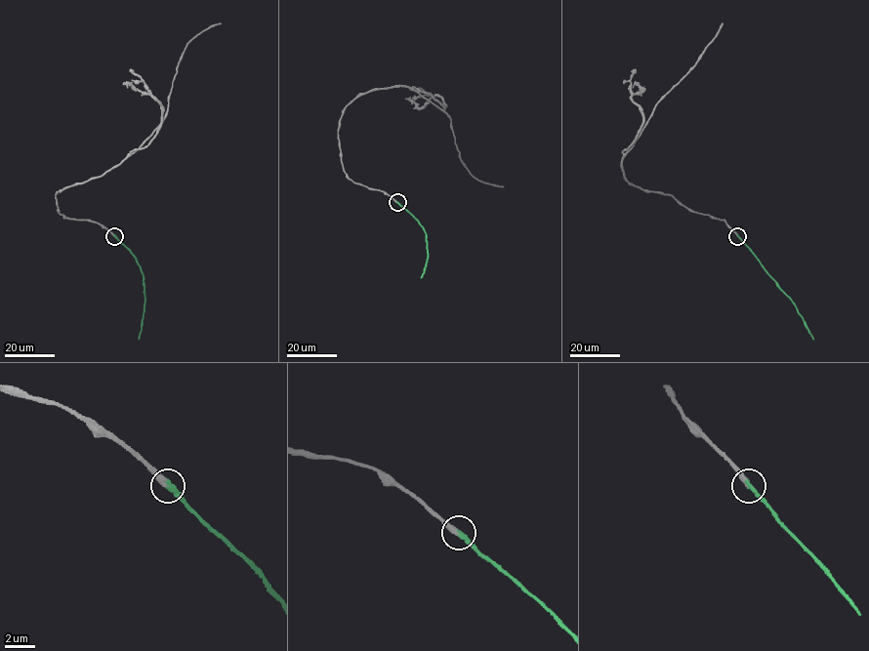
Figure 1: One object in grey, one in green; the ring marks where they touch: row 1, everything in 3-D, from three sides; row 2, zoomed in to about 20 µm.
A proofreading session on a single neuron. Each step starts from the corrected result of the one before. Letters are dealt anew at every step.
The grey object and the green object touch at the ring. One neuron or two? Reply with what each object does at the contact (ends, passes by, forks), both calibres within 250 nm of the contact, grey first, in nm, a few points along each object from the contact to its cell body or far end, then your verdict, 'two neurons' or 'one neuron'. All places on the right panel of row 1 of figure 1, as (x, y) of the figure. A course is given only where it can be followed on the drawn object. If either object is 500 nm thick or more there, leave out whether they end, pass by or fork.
grey ends | green ends | 360/340 nm | grey via (737, 235), (724, 220), (690, 211), (672, 195), (632, 184), (621, 166), (654, 107), (693, 66), (723, 23) | green via (737, 235), (789, 298), (813, 339) | one neuron

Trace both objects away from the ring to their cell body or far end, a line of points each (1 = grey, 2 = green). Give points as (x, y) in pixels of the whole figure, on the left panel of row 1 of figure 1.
1: (114, 235), (97, 223), (62, 215), (55, 195), (102, 176), (134, 153), (163, 119), (186, 45), (221, 23)
2: (114, 235), (135, 258), (143, 275), (144, 305), (139, 339)

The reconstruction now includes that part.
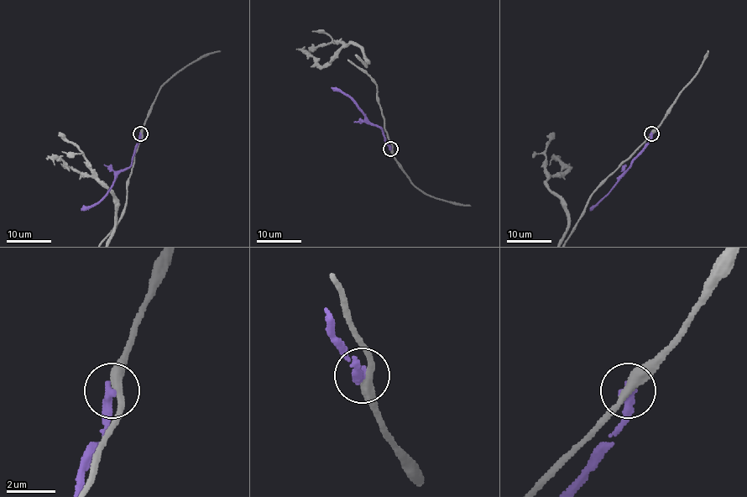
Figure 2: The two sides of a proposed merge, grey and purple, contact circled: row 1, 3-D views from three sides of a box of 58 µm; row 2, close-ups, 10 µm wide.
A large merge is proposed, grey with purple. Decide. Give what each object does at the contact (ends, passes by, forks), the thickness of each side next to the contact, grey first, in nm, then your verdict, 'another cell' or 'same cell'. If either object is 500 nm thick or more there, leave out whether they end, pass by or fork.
grey passes by | purple ends | 360/400 nm | another cell

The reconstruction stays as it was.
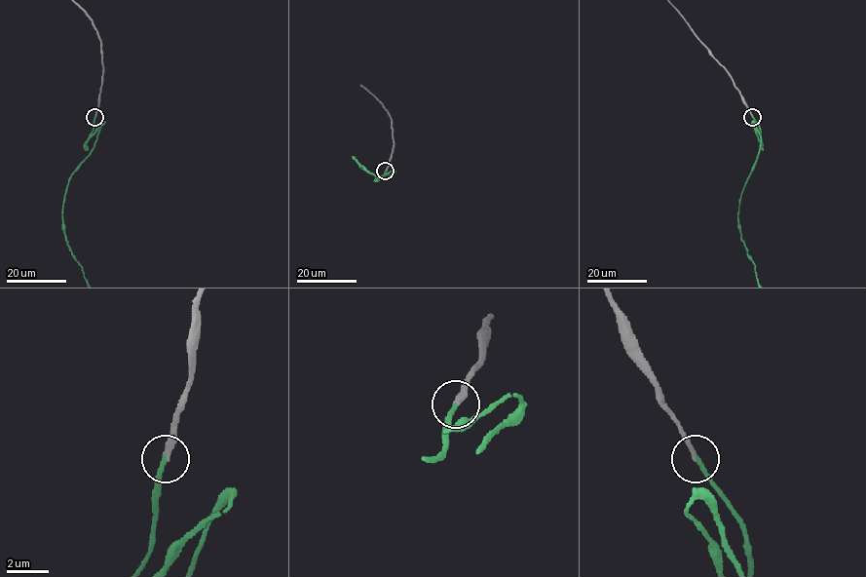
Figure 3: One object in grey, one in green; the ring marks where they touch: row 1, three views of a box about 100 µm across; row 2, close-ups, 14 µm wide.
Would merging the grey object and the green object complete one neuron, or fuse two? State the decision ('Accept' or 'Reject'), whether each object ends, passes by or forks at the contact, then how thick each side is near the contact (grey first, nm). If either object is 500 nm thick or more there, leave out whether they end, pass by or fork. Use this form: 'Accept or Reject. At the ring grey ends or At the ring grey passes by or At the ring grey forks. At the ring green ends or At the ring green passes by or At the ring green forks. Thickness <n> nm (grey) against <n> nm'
Accept. At the ring grey ends. At the ring green ends. Thickness 200 nm (grey) against 200 nm

